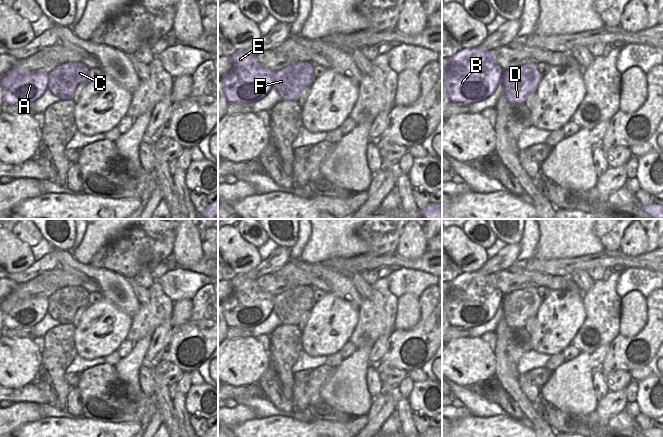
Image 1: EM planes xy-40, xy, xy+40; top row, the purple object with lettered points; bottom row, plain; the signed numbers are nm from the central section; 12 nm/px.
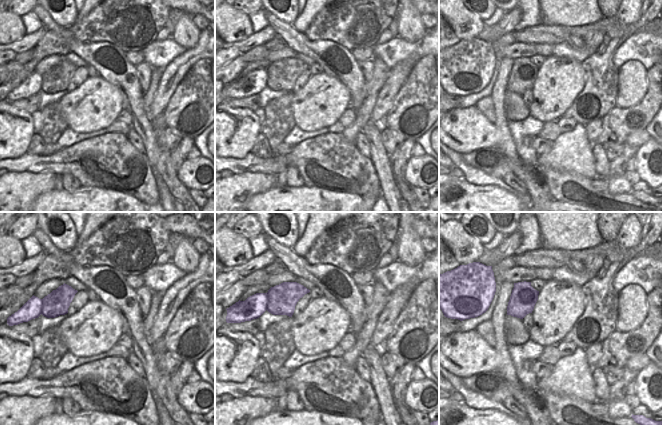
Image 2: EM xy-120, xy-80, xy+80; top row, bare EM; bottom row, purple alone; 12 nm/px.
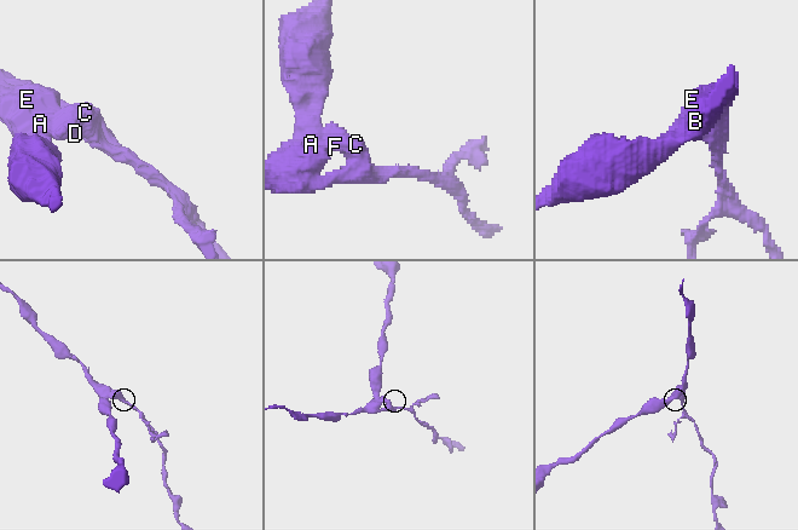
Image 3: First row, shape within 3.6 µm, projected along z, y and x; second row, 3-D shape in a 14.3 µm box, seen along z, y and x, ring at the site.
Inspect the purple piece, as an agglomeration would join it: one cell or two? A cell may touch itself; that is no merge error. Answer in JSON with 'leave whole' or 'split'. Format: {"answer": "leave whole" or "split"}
{"answer": "split"}

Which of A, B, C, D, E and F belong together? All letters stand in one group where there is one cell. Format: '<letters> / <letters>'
A B E / C D F

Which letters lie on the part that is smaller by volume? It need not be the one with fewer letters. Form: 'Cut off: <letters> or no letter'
Cut off: C, D, F

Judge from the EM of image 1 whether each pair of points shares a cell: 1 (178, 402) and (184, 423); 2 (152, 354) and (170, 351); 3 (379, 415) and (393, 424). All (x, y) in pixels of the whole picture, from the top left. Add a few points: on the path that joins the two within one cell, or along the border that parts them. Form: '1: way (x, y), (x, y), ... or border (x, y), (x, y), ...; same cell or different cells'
1: way (179, 407), (183, 418); same cell
2: border (170, 332), (157, 360); different cells
3: border (395, 410), (381, 426); different cells

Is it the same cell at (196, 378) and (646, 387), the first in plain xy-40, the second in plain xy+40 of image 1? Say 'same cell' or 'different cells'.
different cells

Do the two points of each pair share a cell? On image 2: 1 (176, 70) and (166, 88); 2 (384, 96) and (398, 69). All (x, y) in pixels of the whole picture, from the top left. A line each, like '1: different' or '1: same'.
1: same
2: same

